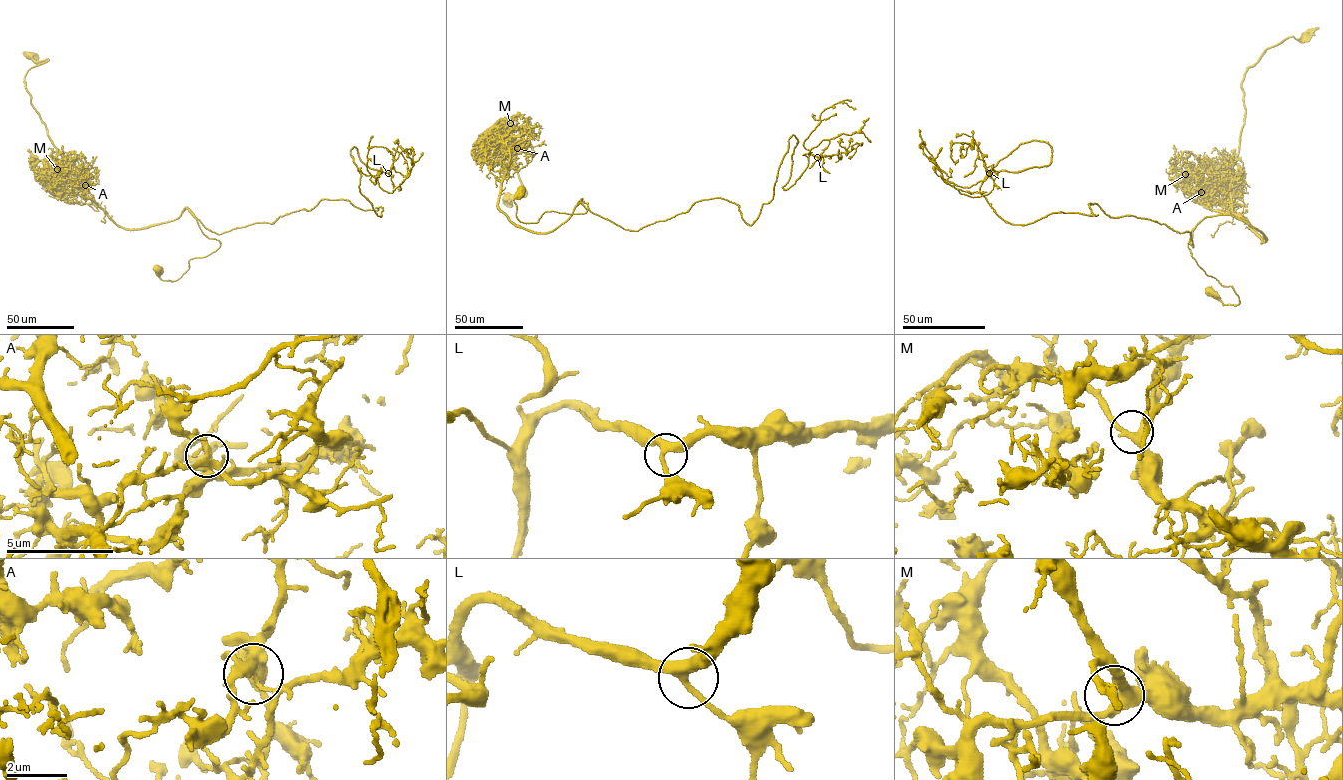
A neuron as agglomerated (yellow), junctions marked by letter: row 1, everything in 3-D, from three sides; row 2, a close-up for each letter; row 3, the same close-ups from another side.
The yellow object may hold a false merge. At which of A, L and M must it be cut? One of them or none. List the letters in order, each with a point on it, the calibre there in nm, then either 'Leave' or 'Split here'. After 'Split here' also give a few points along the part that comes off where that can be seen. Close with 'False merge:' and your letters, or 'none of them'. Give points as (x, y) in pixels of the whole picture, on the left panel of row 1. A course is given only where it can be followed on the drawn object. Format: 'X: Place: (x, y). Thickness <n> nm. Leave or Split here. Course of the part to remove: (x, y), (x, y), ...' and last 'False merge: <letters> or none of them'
A: Place: (85, 185). Thickness 240 nm. Split here. Course of the part to remove: (85, 185), (125, 228), (381, 216), (351, 150), (374, 184), (388, 152)
L: Place: (388, 173). Thickness 320 nm. Leave
M: Place: (57, 169). Thickness 360 nm. Leave
False merge: A

